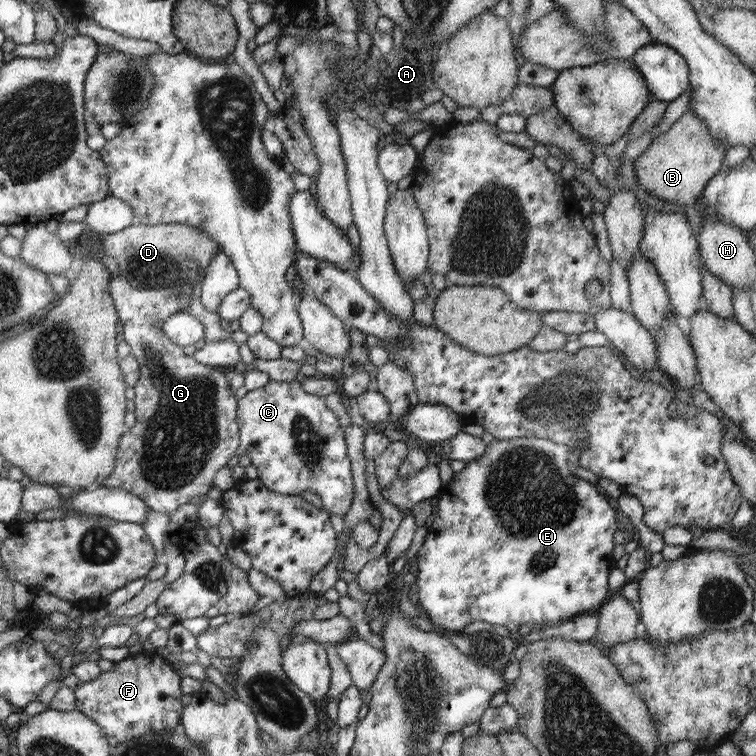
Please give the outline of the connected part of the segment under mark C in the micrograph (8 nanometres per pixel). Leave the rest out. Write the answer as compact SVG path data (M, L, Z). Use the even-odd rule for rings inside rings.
M269 379L264 388L248 391L238 400L238 424L242 454L251 458L257 468L258 479L274 492L286 495L299 495L308 490L320 497L327 513L344 516L354 498L351 462L348 458L345 432L340 418L326 403L324 397L306 393L300 380L277 381Z

